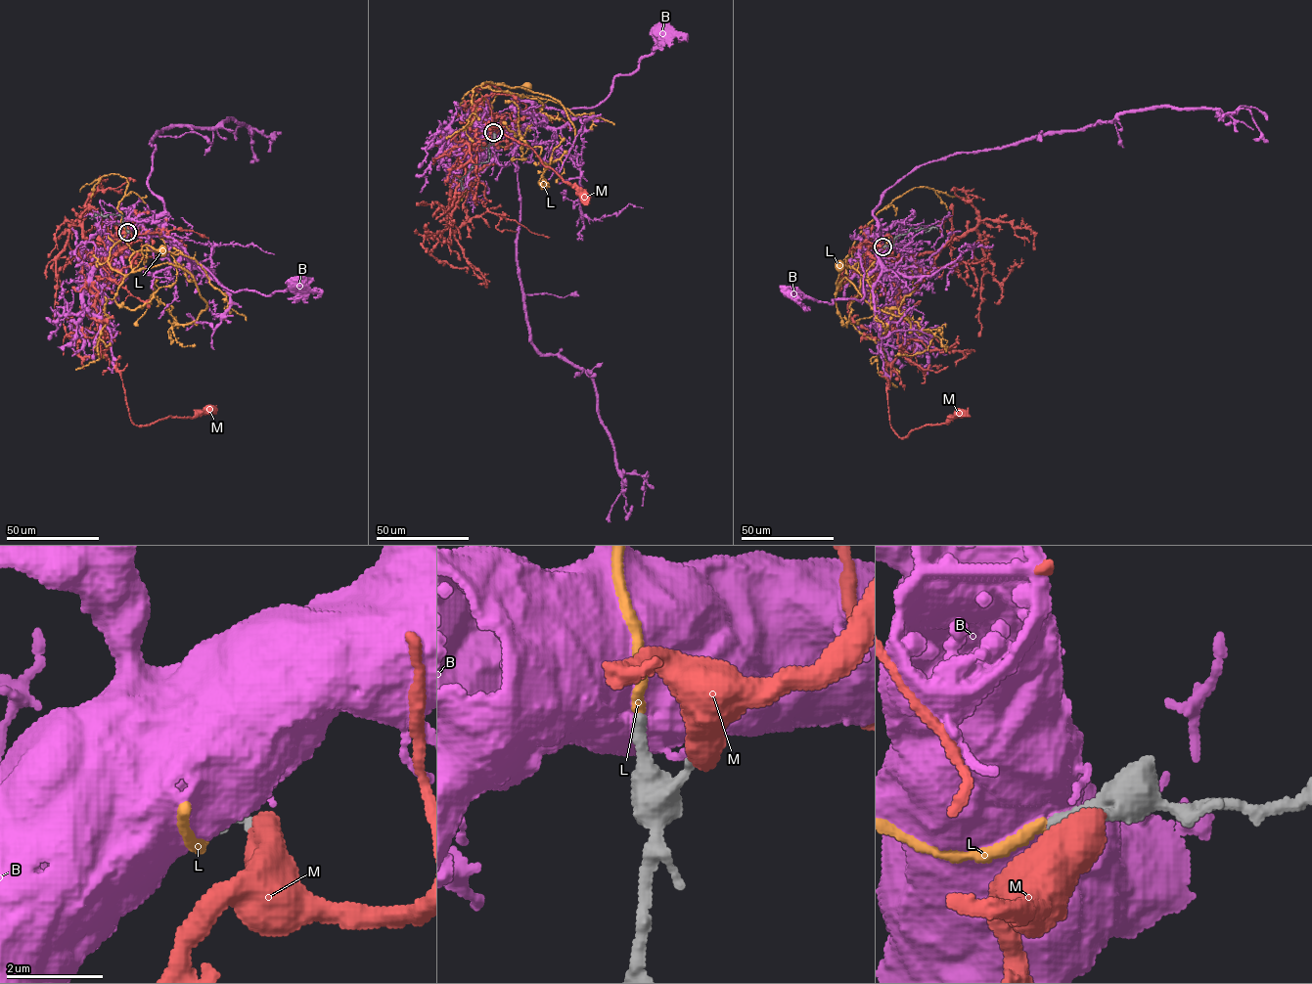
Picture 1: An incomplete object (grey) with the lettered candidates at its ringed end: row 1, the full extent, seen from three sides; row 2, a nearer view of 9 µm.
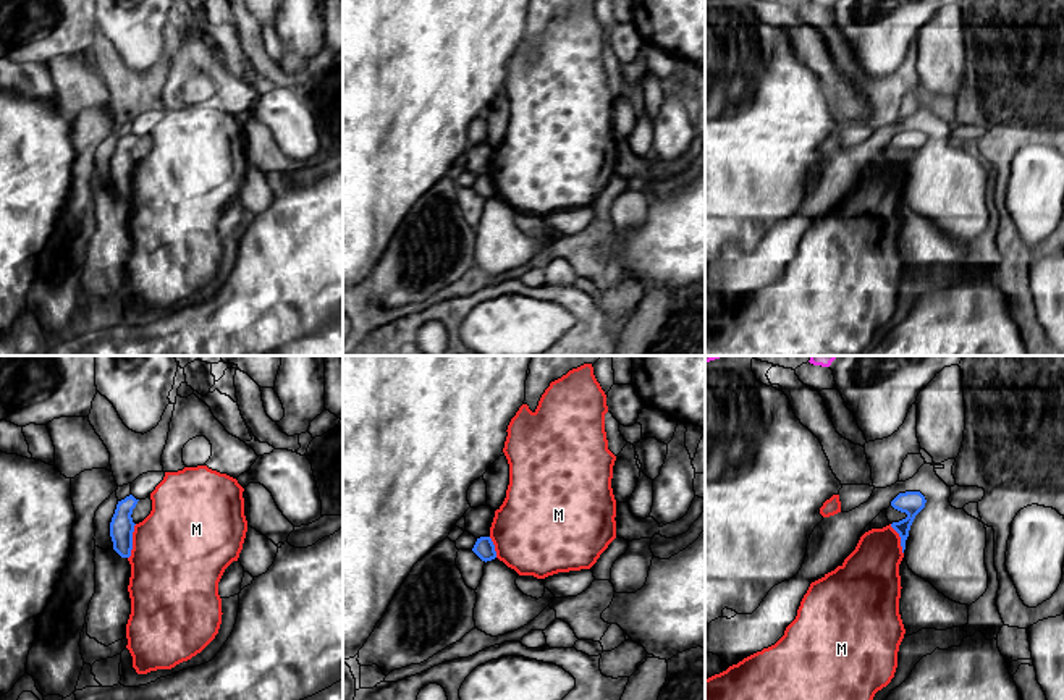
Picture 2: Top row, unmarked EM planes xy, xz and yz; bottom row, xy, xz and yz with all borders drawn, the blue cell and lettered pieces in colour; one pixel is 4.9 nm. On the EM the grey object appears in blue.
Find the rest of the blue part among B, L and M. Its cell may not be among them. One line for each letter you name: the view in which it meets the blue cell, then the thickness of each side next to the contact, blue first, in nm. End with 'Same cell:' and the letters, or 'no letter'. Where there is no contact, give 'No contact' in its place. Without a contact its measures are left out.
L: No contact
Same cell: L

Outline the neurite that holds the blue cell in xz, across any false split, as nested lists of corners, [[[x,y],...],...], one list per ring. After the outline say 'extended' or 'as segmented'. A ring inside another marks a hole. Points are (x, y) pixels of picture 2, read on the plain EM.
[[[480,175],[477,176],[472,189],[482,197],[482,199],[492,199],[496,196],[495,183],[490,175]]]; as segmented

